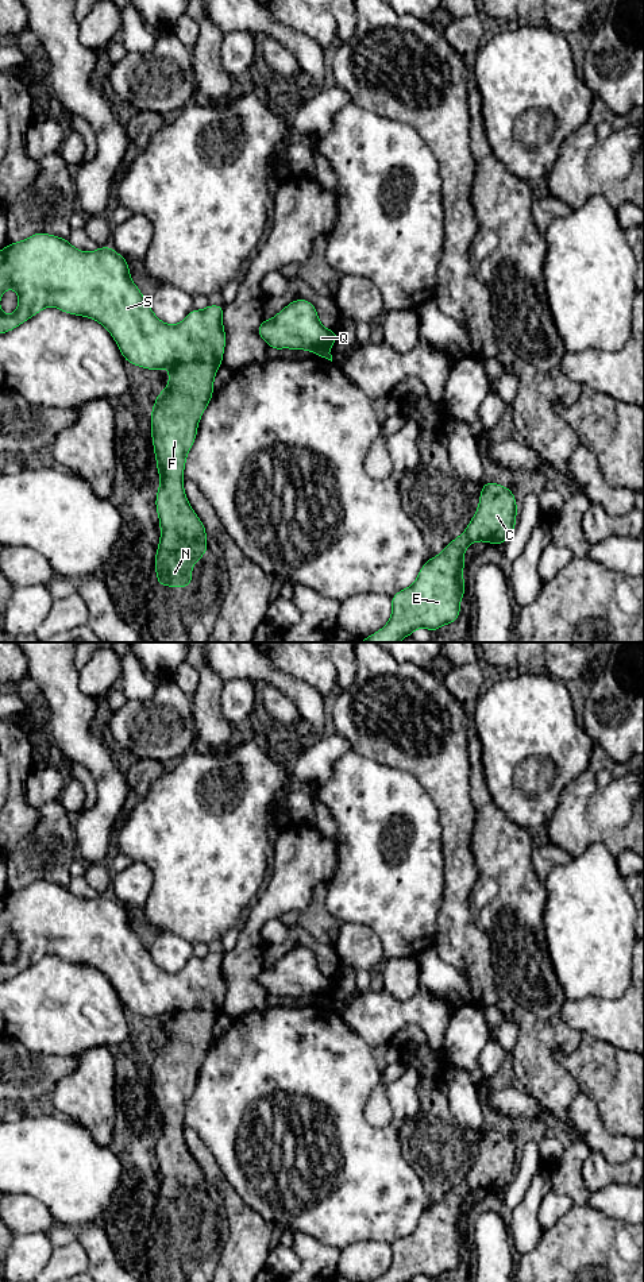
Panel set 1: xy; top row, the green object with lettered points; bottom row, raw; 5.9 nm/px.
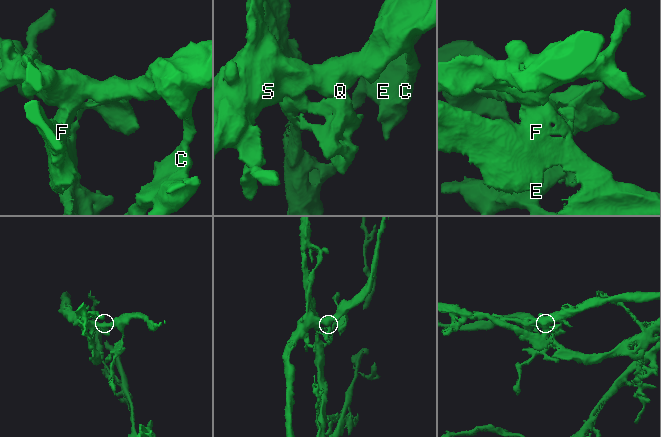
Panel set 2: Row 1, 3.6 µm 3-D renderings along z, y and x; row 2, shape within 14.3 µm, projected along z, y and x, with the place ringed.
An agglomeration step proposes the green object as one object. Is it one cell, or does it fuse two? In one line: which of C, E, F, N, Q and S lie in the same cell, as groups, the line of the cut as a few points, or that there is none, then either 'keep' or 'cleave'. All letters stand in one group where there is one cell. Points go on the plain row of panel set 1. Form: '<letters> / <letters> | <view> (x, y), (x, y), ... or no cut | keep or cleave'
C E Q S / F N | xy (173, 1012), (211, 1008), (218, 1015) | cleave

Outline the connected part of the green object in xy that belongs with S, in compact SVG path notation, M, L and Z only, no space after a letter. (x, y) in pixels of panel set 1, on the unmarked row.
M35 880L22 889L4 893L0 899L0 945L7 937L18 939L19 953L14 962L0 958L0 982L15 977L42 957L55 954L68 962L99 969L112 982L126 1009L138 1015L166 1018L169 1009L176 1013L197 1008L223 1013L227 988L223 974L225 953L192 957L180 972L165 972L153 961L132 930L127 905L111 893L85 900L74 896L68 887Z

